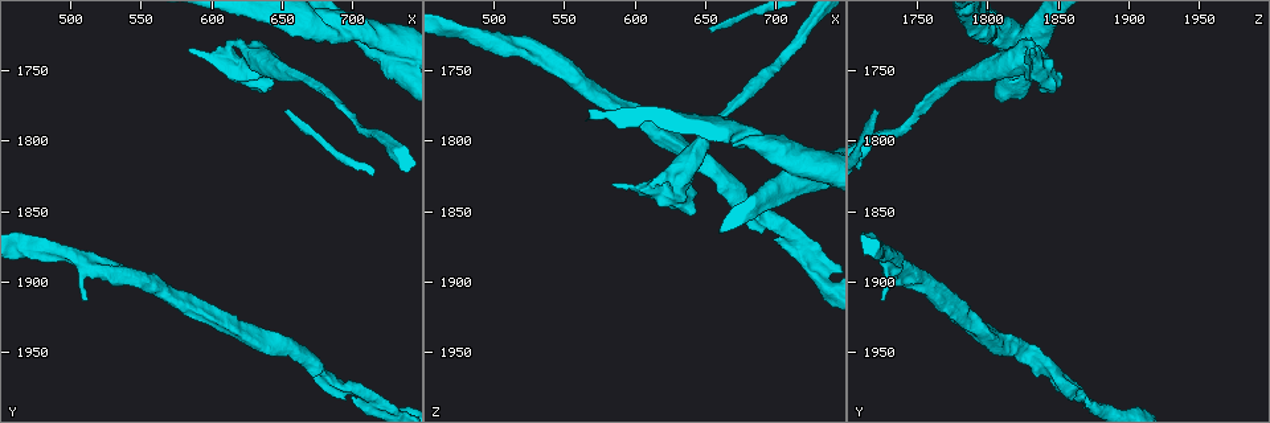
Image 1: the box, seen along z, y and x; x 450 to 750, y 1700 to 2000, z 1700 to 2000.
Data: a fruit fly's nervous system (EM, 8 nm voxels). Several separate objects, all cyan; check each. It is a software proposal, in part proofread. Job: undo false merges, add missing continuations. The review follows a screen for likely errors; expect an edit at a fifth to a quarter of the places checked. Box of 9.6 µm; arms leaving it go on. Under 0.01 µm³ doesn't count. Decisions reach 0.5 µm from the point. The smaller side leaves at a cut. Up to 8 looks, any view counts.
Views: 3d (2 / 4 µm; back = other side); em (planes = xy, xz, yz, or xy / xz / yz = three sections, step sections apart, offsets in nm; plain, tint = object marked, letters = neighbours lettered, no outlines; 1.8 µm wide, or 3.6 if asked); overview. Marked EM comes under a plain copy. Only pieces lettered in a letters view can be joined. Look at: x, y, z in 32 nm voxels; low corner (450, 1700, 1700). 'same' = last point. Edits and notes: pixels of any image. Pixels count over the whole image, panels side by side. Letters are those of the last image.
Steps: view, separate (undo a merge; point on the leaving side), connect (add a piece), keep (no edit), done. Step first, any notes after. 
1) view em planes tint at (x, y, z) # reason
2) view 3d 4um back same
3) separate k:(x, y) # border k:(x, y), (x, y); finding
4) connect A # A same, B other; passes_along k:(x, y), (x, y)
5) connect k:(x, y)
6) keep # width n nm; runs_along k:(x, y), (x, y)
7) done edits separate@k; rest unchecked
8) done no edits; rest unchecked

view em 3.6um planes letters at (642, 1764, 1848) # thick end

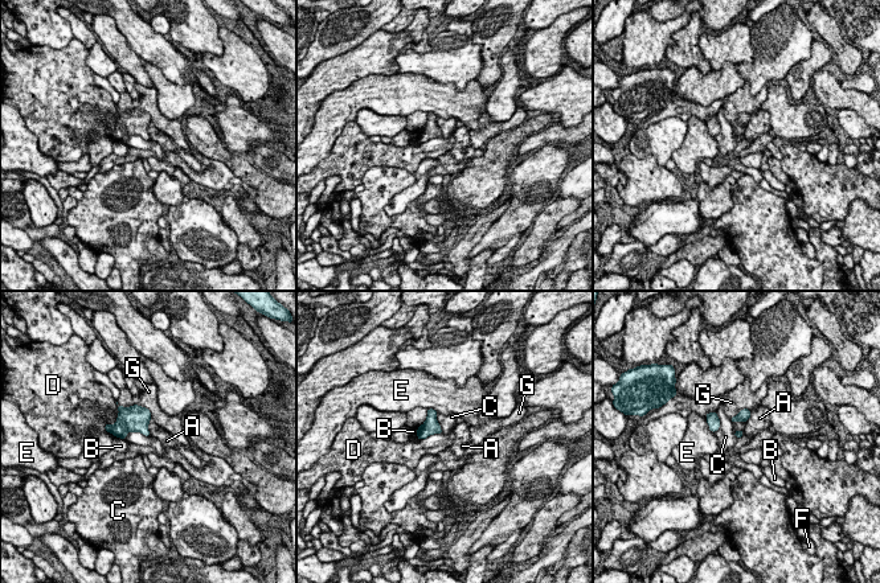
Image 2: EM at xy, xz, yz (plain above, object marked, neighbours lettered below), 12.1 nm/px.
keep # A other, B other, C other, D other, E other, F other, G other; border 2:(150, 436), (130, 431), (123, 439); no lettered piece goes on from it

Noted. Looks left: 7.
view 3d 4um at (720, 1736, 1824) # calibre changes

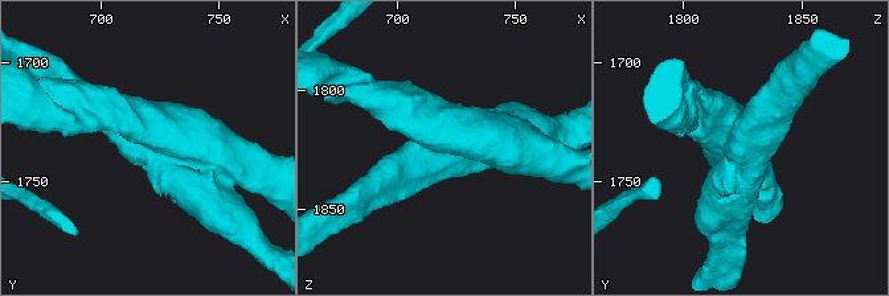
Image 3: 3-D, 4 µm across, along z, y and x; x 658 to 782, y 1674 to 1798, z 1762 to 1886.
view em xz step 8 tint at (720, 1735, 1824)

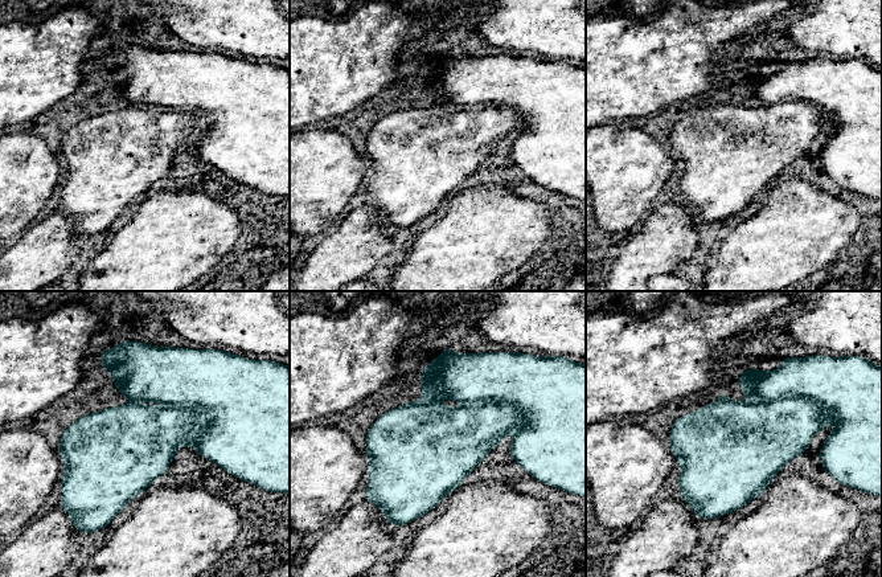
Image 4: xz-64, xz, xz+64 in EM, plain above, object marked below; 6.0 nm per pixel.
view em planes letters same # cut it another way

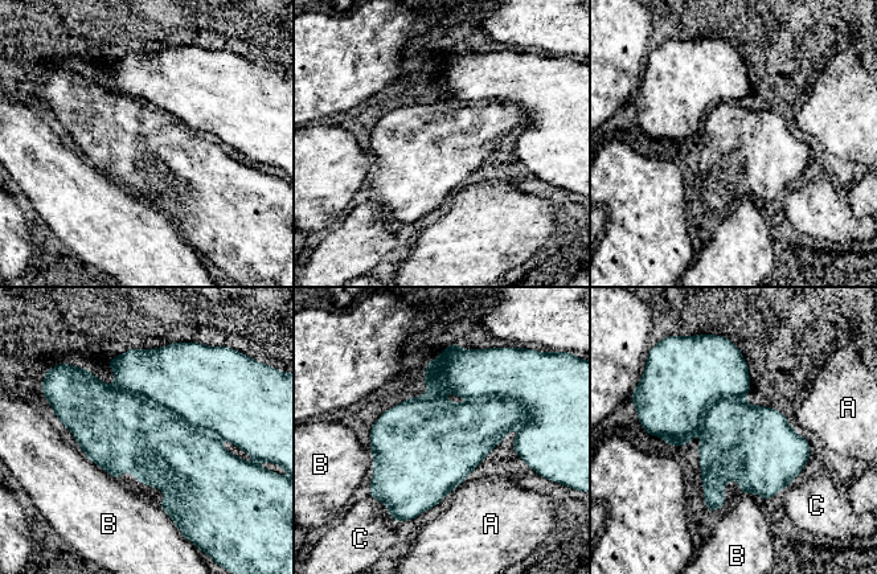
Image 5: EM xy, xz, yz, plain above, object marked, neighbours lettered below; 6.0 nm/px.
separate 5:(127, 433) # width 480 nm; A other, B other, C other; border 5:(117, 384), (159, 404), (195, 426); a second neuron is stuck on

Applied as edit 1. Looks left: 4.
view 3d 4um at (584, 1734, 1830) # free end

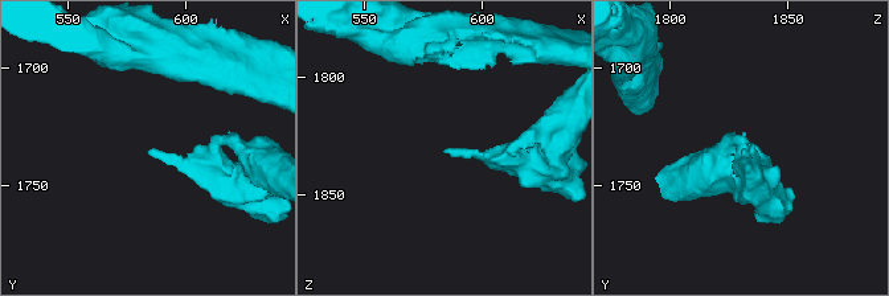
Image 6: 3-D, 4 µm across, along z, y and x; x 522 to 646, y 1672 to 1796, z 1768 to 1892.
view em planes letters at (585, 1735, 1829) # need the tissue

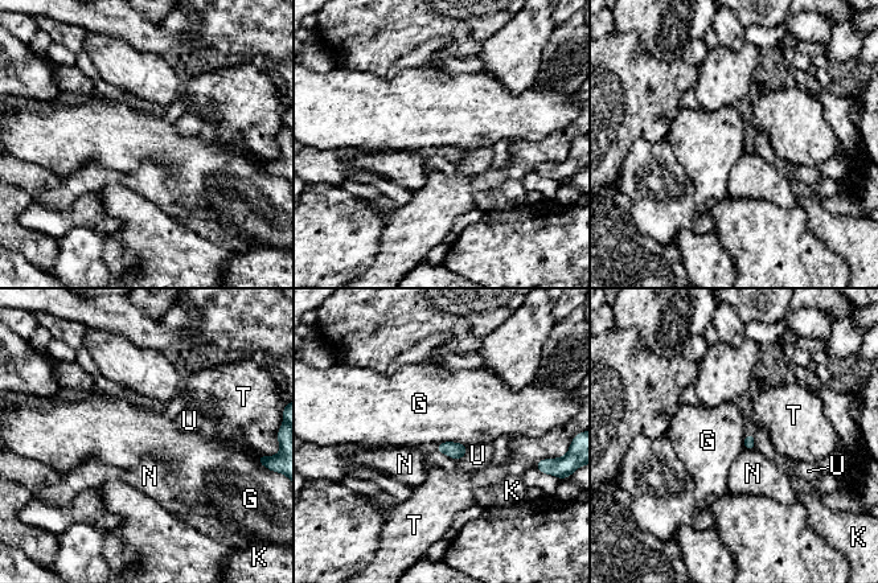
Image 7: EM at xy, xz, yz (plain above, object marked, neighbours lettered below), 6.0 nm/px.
keep # G other, K other, N other, T other, U other; border 7:(437, 443), (458, 442), (467, 446); no lettered piece goes on from it

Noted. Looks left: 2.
done edits separate@5; rest unchecked

